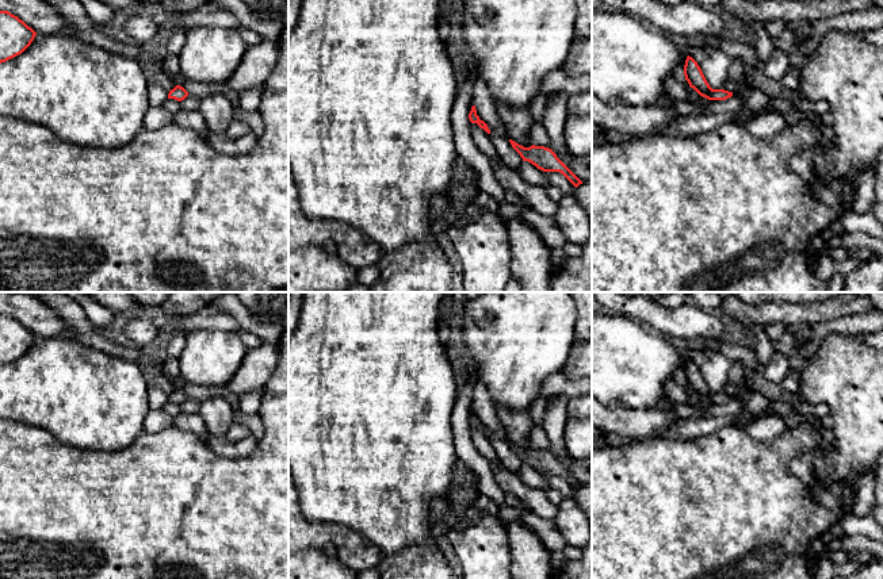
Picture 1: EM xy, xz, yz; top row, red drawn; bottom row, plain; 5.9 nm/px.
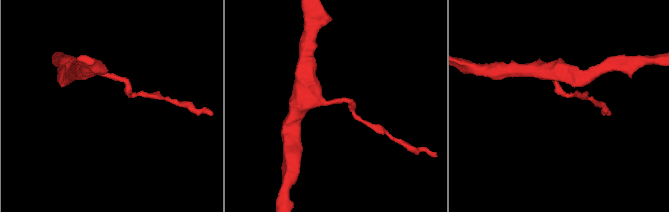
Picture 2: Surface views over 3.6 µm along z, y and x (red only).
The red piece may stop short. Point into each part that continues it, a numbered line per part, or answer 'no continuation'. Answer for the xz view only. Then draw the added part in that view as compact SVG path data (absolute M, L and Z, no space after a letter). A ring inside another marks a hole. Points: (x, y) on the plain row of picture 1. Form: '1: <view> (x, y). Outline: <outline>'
no continuation

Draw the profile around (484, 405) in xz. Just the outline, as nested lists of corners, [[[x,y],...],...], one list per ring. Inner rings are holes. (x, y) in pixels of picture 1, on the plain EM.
[[[478,381],[474,386],[473,399],[478,419],[481,423],[483,423],[488,427],[490,433],[489,440],[500,459],[501,465],[517,476],[523,465],[523,461],[512,450],[508,437],[497,417],[494,402],[490,398],[486,386],[482,381]]]

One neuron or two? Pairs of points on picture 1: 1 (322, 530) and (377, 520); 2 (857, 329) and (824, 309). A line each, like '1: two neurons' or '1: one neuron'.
1: two neurons
2: two neurons

